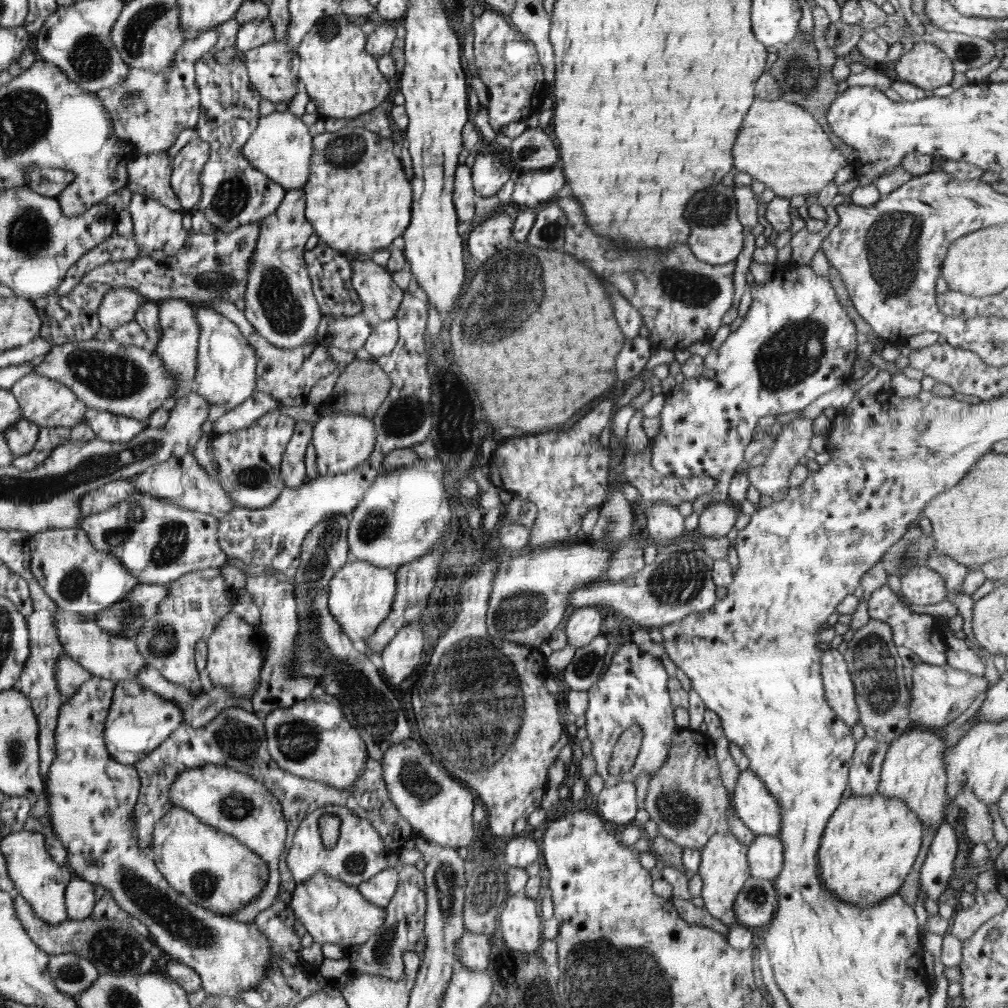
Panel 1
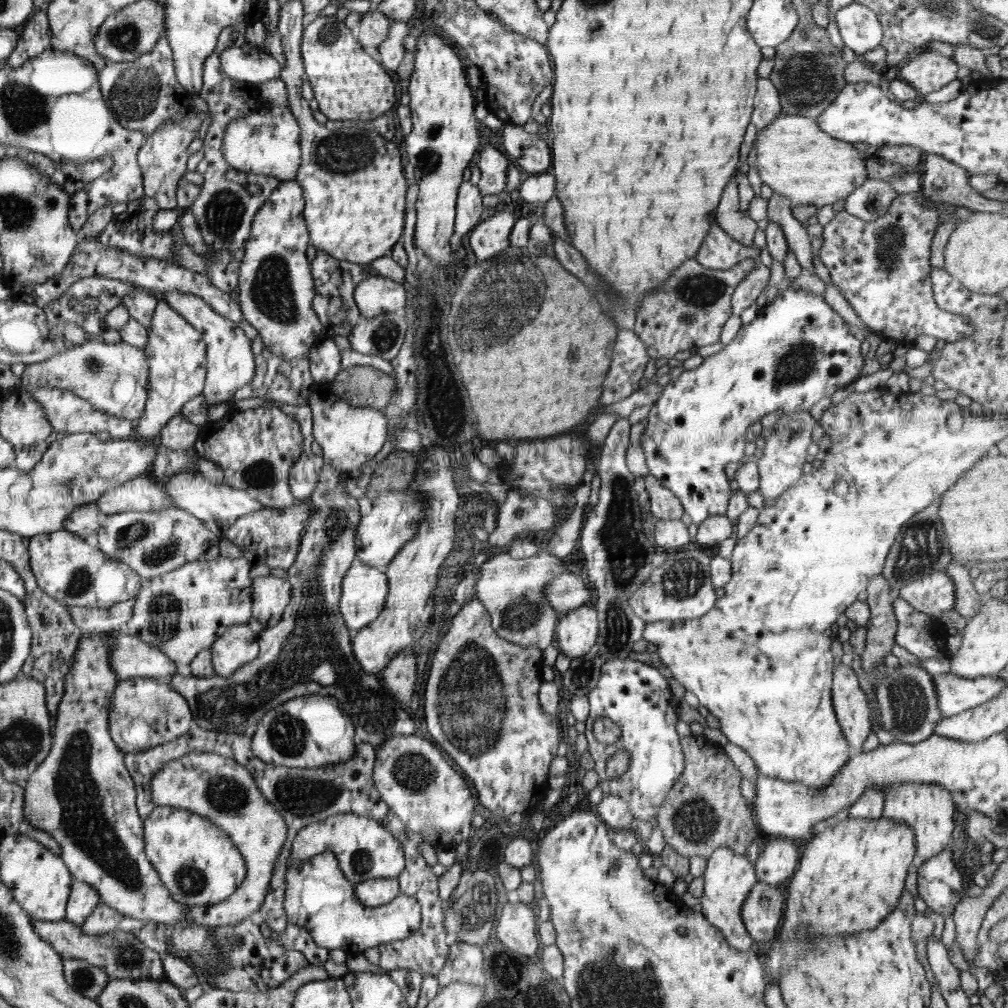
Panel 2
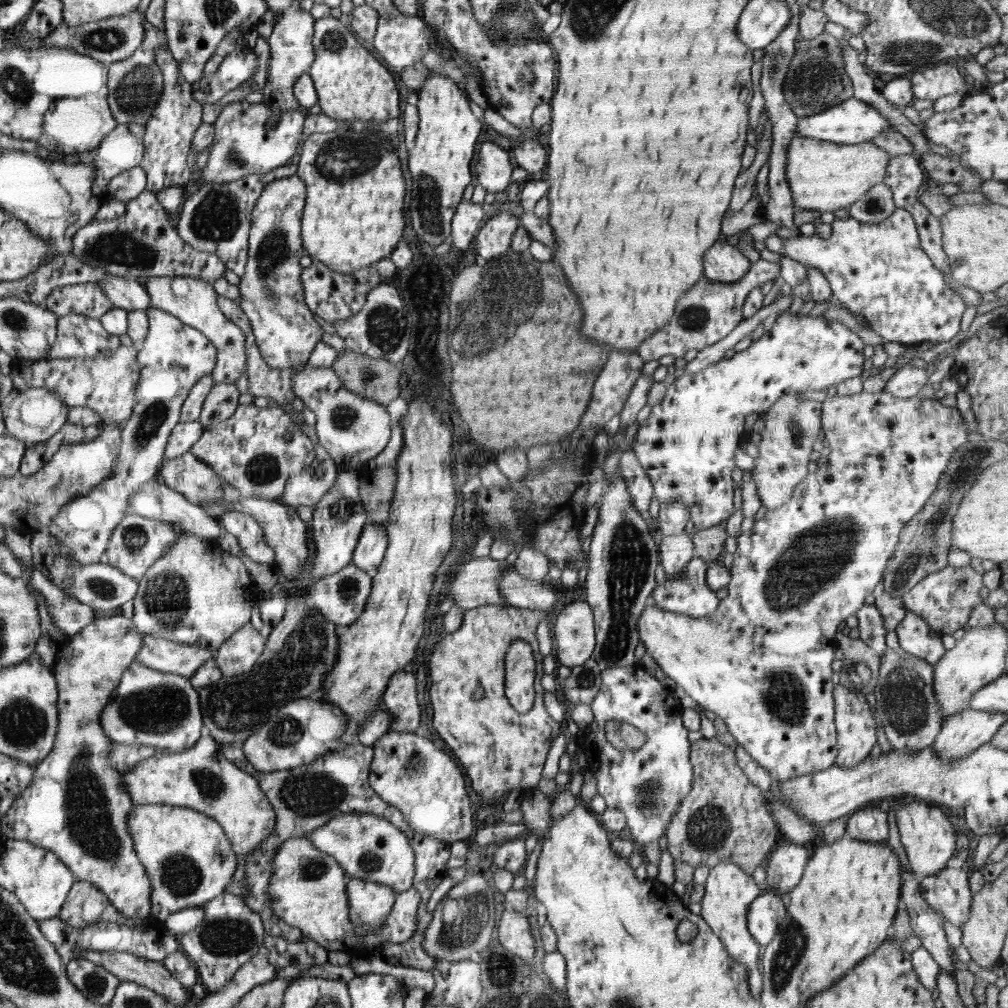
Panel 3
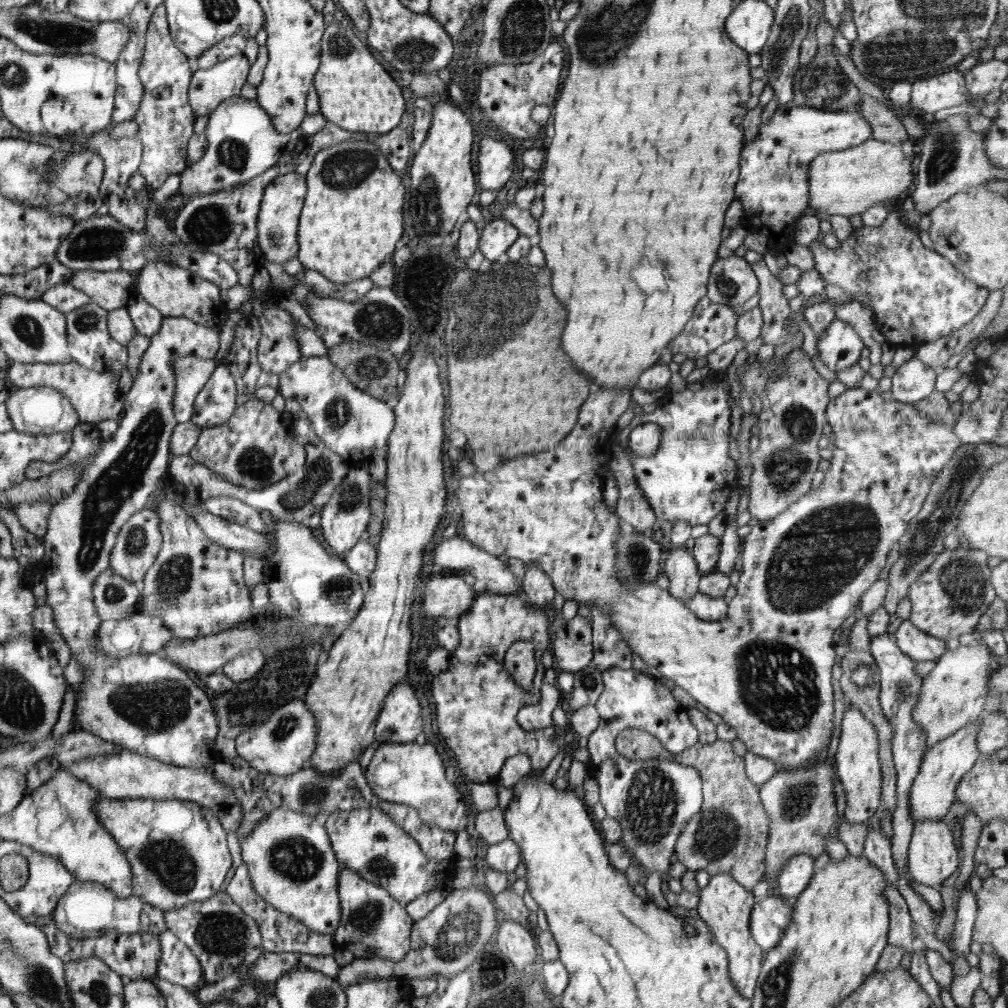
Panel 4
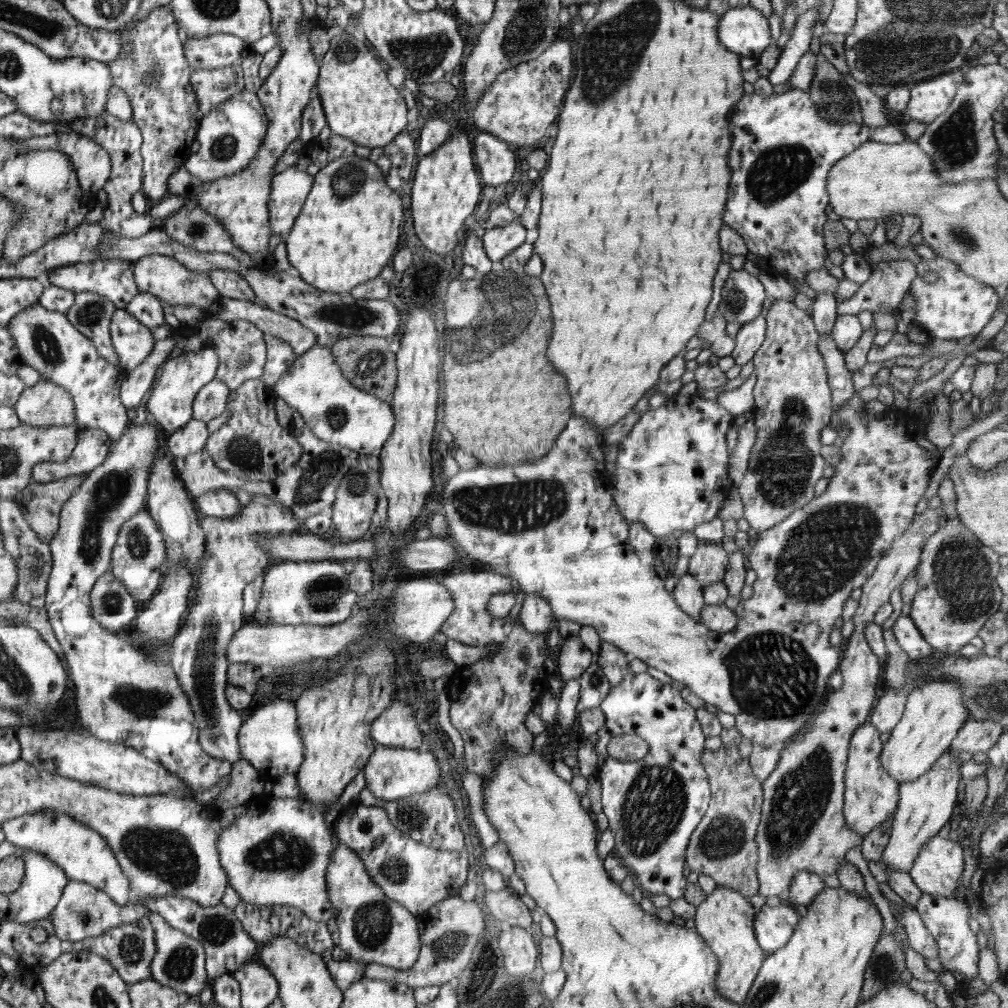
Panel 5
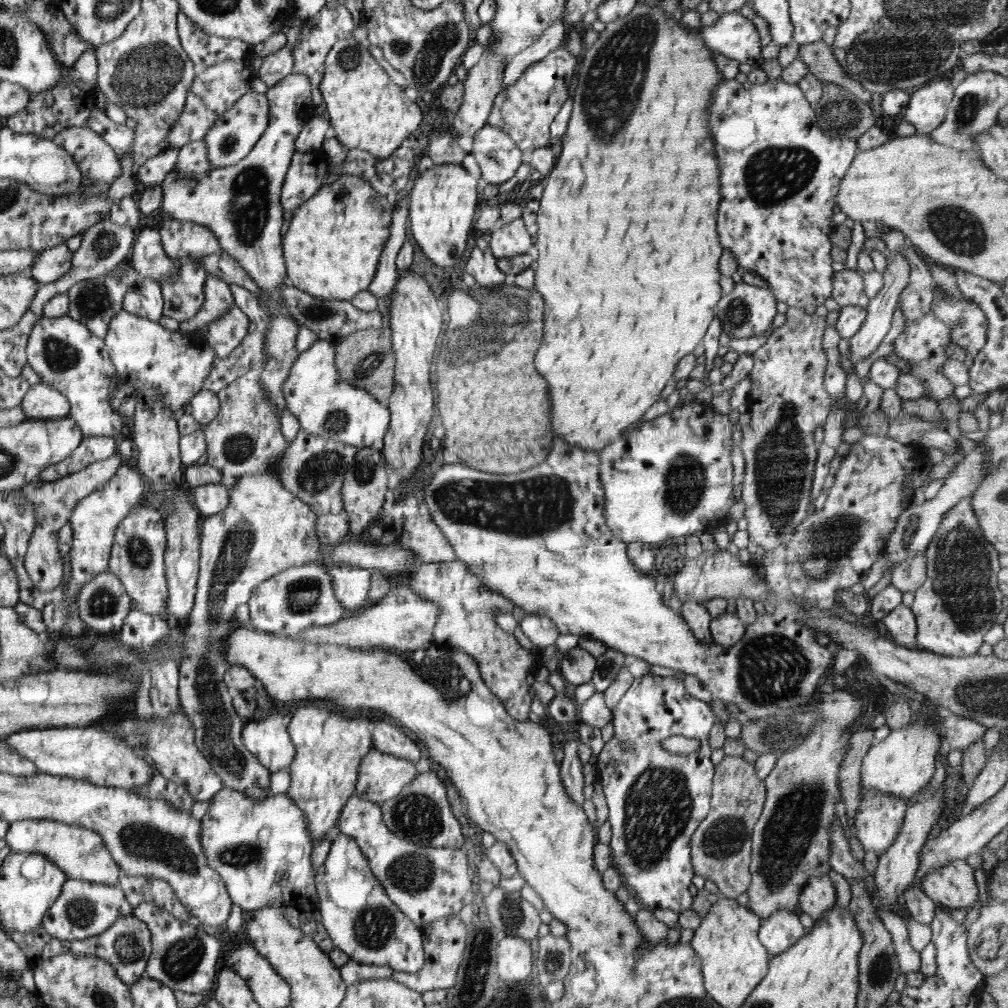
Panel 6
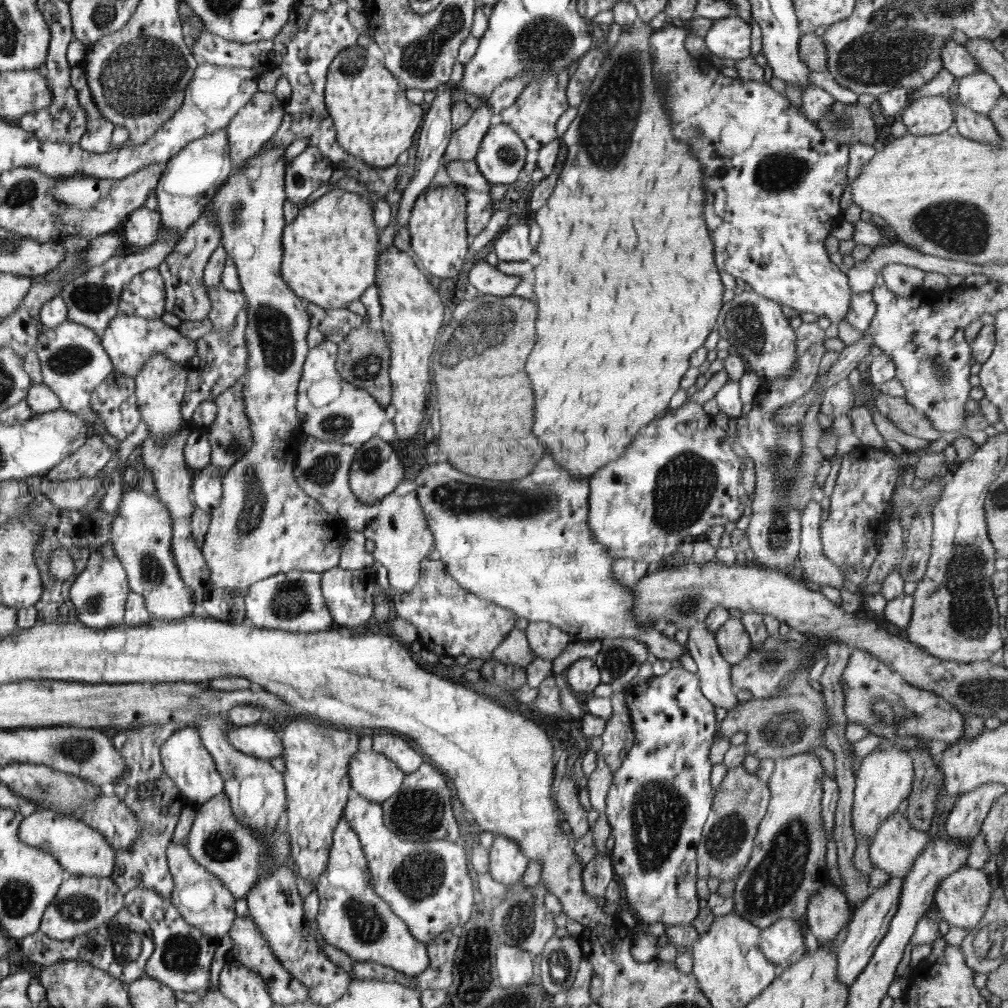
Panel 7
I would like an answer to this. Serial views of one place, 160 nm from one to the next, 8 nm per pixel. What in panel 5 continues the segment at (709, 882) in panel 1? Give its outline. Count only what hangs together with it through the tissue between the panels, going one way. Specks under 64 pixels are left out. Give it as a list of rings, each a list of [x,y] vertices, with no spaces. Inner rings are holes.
[[[717,885],[707,897],[696,906],[695,929],[708,943],[719,960],[719,972],[716,975],[718,994],[733,1003],[742,1005],[754,983],[767,953],[758,944],[753,922],[755,908],[750,901],[737,890]]]

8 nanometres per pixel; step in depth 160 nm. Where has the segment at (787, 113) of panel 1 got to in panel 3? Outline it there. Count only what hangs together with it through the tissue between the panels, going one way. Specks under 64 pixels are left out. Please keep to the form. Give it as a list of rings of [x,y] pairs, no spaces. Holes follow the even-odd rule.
[[[795,132],[787,148],[786,178],[797,210],[836,212],[850,208],[871,186],[882,183],[891,156],[872,141],[845,145],[808,139]]]

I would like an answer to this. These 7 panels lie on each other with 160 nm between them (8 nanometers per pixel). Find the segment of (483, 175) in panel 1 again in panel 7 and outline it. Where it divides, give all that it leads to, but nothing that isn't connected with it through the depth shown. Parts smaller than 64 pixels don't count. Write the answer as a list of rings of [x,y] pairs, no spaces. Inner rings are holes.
[[[498,123],[489,126],[474,161],[491,185],[508,185],[519,177],[526,157],[527,148],[516,131]]]

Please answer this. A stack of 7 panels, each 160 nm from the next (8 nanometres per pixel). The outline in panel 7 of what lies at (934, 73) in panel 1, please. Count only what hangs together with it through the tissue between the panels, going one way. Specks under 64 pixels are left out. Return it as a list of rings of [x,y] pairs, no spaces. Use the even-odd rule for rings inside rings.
[[[925,96],[910,103],[903,110],[901,120],[913,135],[935,135],[950,128],[955,120],[952,111],[948,96]]]

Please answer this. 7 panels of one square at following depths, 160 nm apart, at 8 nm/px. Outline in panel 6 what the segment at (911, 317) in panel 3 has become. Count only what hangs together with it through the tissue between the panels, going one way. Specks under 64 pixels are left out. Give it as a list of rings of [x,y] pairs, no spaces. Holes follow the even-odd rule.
[[[949,295],[933,299],[931,311],[951,328],[952,343],[967,350],[973,358],[982,352],[987,341],[987,318],[977,302]]]

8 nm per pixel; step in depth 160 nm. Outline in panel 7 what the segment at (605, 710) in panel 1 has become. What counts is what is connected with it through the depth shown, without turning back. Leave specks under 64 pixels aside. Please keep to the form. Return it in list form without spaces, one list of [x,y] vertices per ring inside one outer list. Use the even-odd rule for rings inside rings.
[[[675,664],[666,674],[661,676],[652,676],[645,683],[634,686],[625,690],[624,702],[629,712],[632,729],[634,732],[634,744],[631,750],[626,754],[626,758],[622,760],[620,768],[613,773],[613,779],[606,795],[606,816],[611,829],[611,836],[614,838],[615,845],[610,852],[611,861],[619,876],[618,880],[624,886],[626,898],[635,912],[635,916],[642,924],[652,924],[655,922],[663,922],[667,927],[678,925],[692,925],[691,922],[698,916],[701,909],[698,905],[699,898],[696,895],[697,876],[697,848],[700,840],[702,840],[702,832],[711,811],[713,796],[715,791],[710,785],[710,773],[712,772],[712,764],[708,760],[710,749],[716,732],[716,713],[715,707],[702,695],[699,686],[699,676],[693,674],[682,666]]]

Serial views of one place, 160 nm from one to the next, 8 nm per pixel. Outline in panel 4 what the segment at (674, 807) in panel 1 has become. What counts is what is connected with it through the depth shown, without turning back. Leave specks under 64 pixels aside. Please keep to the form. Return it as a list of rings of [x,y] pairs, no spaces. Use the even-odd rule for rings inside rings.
[[[716,739],[713,743],[697,742],[682,753],[682,763],[694,767],[703,780],[704,801],[700,810],[686,824],[684,832],[680,832],[675,844],[675,854],[686,868],[695,872],[704,869],[711,876],[720,873],[732,875],[744,888],[752,891],[754,885],[765,876],[766,845],[770,819],[759,797],[757,787],[745,772],[745,761],[734,754],[730,741]]]

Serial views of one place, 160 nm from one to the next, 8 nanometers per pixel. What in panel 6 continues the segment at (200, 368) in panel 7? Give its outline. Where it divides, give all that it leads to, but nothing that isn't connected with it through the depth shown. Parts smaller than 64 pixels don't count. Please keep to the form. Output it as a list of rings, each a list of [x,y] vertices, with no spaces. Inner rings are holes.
[[[238,284],[230,286],[230,291],[235,300],[235,305],[249,318],[250,324],[248,327],[247,335],[244,340],[240,342],[238,346],[228,357],[219,358],[216,357],[214,360],[212,370],[207,376],[207,379],[202,383],[201,389],[210,389],[212,392],[217,392],[221,388],[224,388],[231,381],[236,380],[239,376],[246,374],[256,363],[263,360],[264,356],[264,345],[267,341],[267,324],[271,321],[269,314],[265,311],[265,308],[261,305],[257,296],[247,292],[238,286]]]

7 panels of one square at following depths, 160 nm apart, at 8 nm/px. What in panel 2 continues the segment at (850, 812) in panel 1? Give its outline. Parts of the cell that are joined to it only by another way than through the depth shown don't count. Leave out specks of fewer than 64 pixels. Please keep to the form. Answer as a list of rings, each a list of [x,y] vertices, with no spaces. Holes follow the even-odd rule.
[[[882,815],[877,819],[853,819],[846,817],[841,822],[838,822],[833,829],[826,829],[820,834],[814,835],[810,840],[807,841],[806,845],[802,848],[801,858],[795,873],[791,876],[788,886],[785,887],[785,892],[788,893],[788,898],[785,899],[786,908],[784,909],[782,924],[780,926],[780,937],[775,941],[775,946],[770,953],[770,960],[766,962],[766,972],[772,976],[771,987],[777,987],[780,984],[780,978],[782,978],[783,968],[783,954],[781,952],[781,946],[784,943],[798,943],[798,952],[803,955],[805,946],[813,941],[814,937],[819,937],[820,935],[828,935],[829,937],[847,937],[848,935],[855,935],[856,933],[865,933],[866,931],[872,930],[874,927],[878,927],[879,924],[887,917],[890,912],[896,910],[896,905],[904,889],[904,882],[906,882],[906,874],[910,864],[913,863],[914,855],[916,852],[916,843],[914,840],[914,832],[908,824],[900,824],[900,821],[895,821],[894,819],[889,819]]]

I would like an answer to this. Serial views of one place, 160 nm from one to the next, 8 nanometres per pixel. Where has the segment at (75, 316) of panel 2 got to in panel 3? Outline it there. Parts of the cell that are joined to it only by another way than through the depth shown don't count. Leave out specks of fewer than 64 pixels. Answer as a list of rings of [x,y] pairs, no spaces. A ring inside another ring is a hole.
[[[83,283],[55,289],[48,295],[44,306],[58,317],[74,313],[99,319],[113,304],[98,284]]]

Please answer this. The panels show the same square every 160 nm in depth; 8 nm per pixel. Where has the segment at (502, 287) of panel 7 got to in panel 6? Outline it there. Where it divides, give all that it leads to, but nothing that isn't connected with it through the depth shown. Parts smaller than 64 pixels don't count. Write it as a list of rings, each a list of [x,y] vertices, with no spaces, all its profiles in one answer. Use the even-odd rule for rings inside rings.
[[[475,245],[474,247],[464,266],[466,273],[472,275],[476,282],[484,287],[506,284],[506,274],[499,270],[497,259],[491,254],[491,251],[487,249],[484,252]]]

